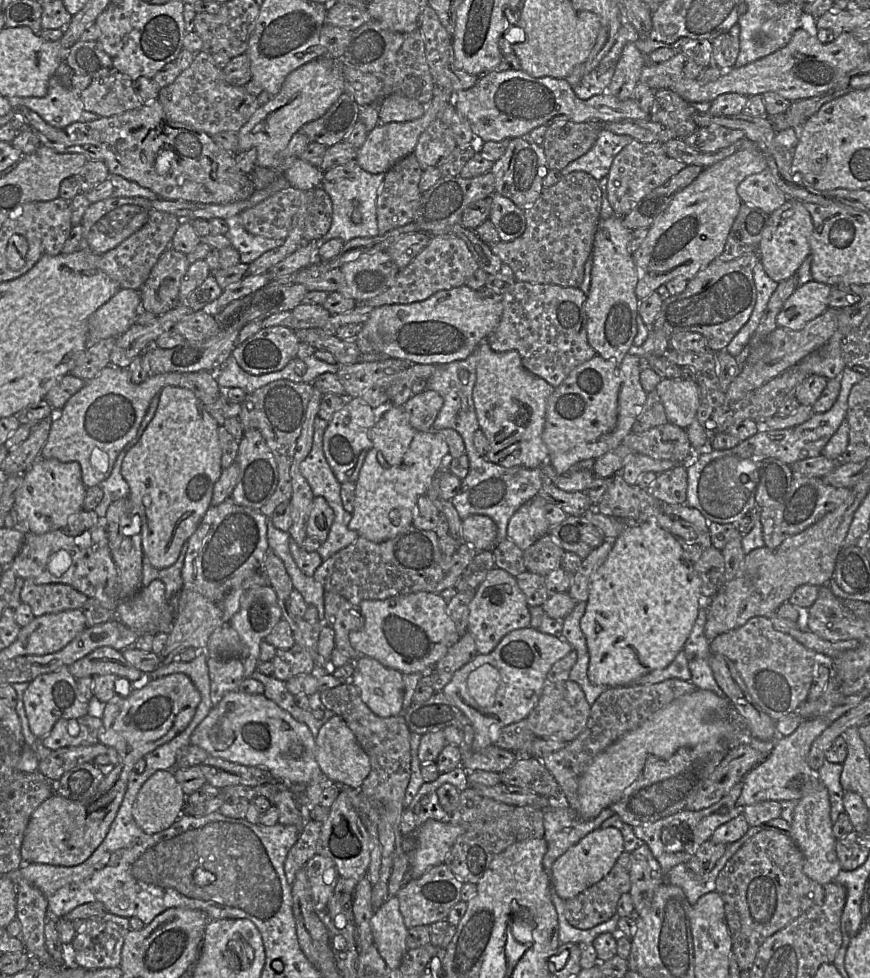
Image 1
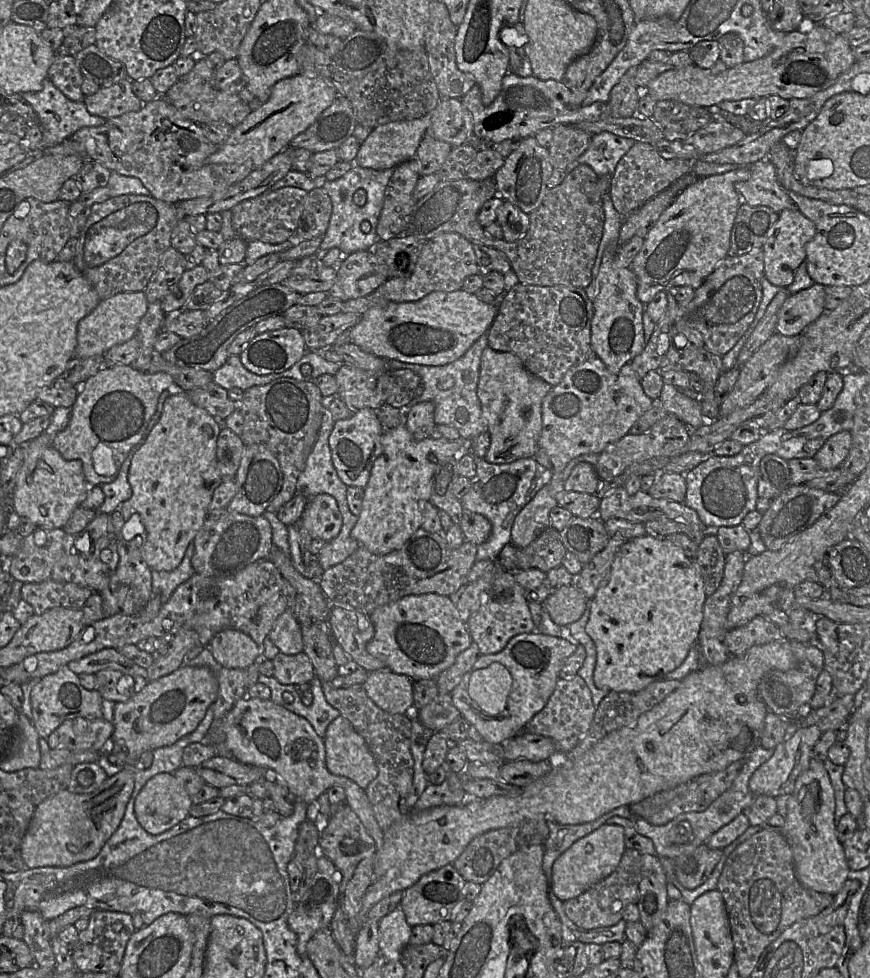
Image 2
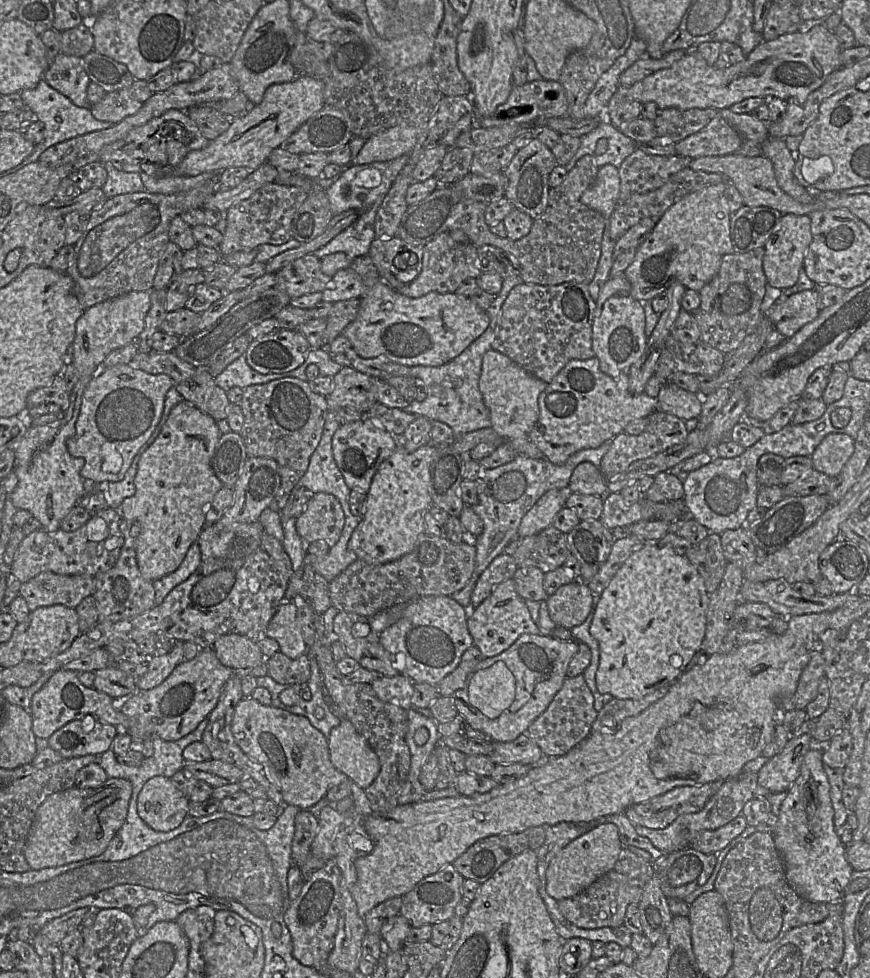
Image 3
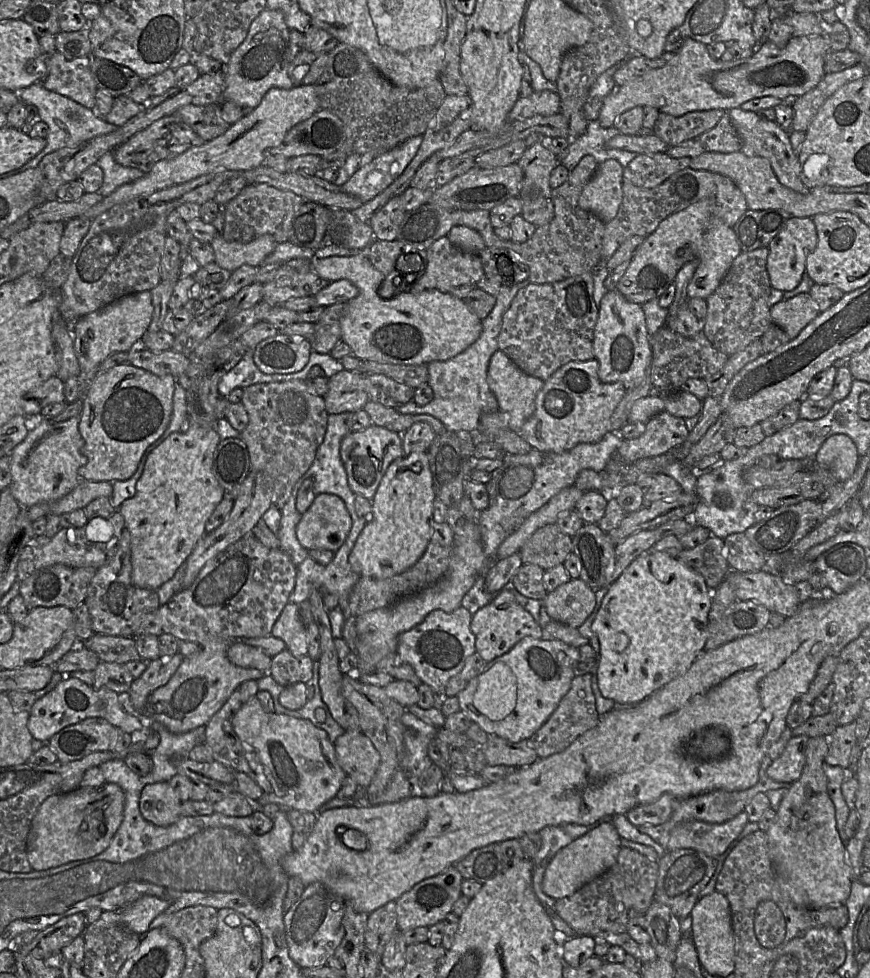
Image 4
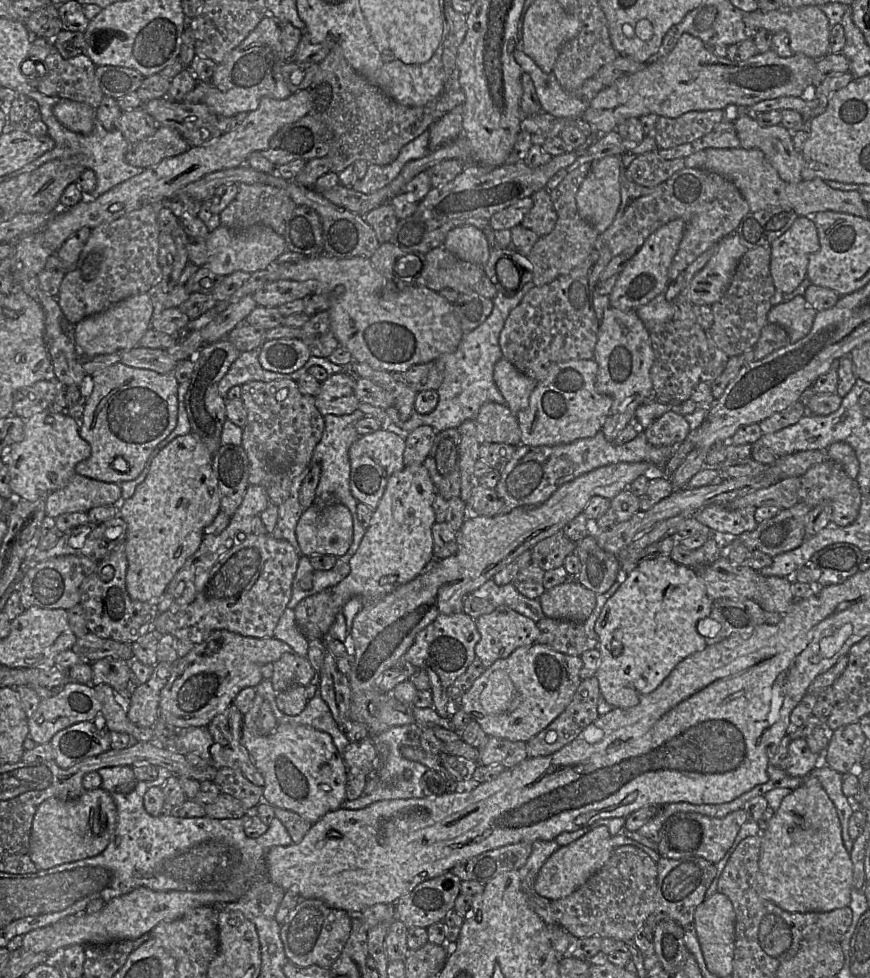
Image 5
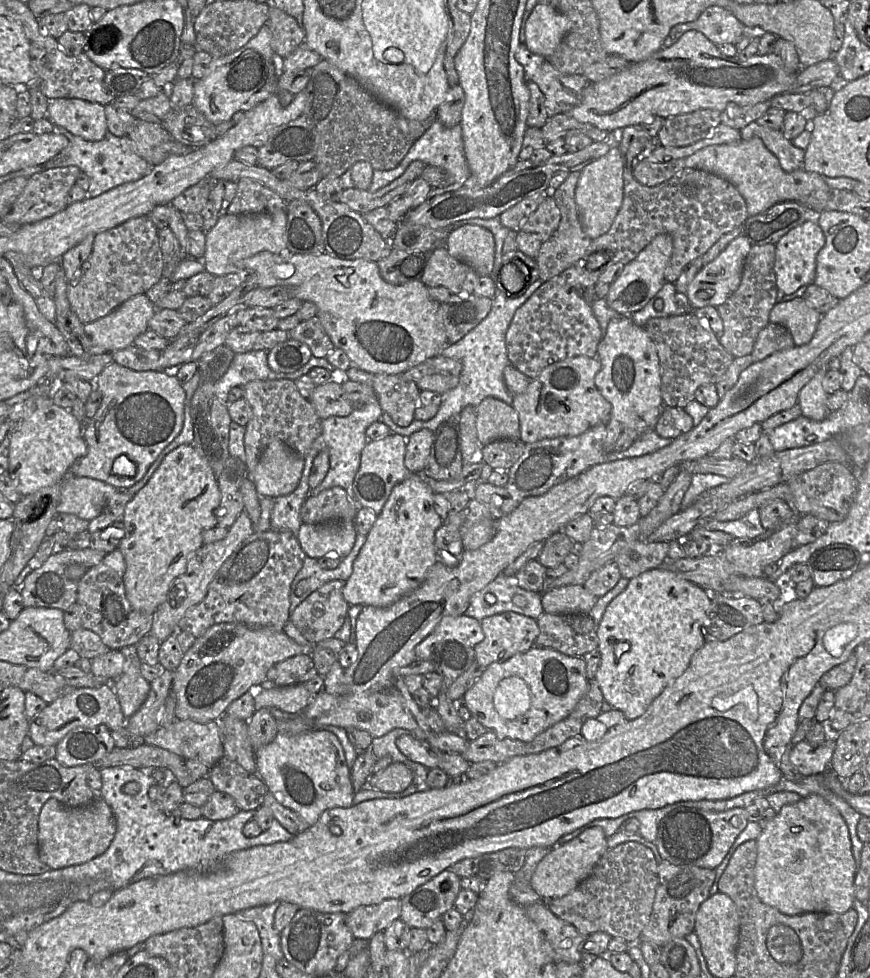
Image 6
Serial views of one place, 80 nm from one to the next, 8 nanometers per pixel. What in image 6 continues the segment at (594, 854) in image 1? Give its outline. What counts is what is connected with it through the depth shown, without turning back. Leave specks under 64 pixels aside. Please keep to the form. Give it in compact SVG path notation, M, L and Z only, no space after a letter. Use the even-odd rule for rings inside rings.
M600 827L588 828L571 841L557 844L549 850L538 863L531 878L531 886L544 901L561 898L573 891L591 874L607 850L607 837L603 829Z

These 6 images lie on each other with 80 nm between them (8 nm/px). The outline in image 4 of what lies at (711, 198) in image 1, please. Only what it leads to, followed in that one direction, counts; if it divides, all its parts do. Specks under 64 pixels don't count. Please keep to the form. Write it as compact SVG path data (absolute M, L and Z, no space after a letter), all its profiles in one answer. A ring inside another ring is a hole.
M699 201L661 221L638 248L616 289L627 300L642 305L661 296L684 264L697 260L698 267L688 284L687 294L689 298L706 300L741 252L734 229L726 224L711 224L706 202Z

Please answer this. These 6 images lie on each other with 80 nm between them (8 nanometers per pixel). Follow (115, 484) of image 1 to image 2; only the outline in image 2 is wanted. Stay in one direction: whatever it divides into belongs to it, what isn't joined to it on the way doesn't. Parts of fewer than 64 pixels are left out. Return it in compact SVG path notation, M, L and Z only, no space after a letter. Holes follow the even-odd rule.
M142 436L138 444L136 444L129 452L127 458L121 465L119 473L113 482L101 485L104 493L104 502L97 510L97 512L111 515L114 511L119 509L121 504L131 498L132 489L128 481L128 472L131 460L135 452L143 444L145 438Z

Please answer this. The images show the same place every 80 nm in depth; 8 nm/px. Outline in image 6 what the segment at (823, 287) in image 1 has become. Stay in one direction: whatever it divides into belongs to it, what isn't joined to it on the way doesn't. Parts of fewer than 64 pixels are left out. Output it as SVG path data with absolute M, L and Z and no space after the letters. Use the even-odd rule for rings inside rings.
M803 297L776 303L769 321L785 326L796 346L807 344L813 338L822 313L814 309Z

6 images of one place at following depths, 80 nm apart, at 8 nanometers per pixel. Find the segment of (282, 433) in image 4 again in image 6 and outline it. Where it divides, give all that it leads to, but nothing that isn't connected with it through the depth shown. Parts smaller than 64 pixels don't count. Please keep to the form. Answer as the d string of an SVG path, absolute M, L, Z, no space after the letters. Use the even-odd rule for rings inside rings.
M254 380L242 388L243 398L251 406L251 418L245 426L244 446L247 478L253 482L260 455L272 441L281 440L300 456L305 457L322 432L322 419L311 402L299 393L292 380Z

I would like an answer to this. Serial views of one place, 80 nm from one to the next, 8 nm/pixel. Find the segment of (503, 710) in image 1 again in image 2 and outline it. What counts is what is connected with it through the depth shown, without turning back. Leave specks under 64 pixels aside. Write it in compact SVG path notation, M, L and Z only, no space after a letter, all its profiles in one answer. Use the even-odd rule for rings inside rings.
M537 631L514 636L502 651L479 656L471 670L451 692L453 704L461 717L479 732L483 741L501 744L525 731L528 722L545 707L555 690L564 661L576 649L577 644L572 639L549 636Z

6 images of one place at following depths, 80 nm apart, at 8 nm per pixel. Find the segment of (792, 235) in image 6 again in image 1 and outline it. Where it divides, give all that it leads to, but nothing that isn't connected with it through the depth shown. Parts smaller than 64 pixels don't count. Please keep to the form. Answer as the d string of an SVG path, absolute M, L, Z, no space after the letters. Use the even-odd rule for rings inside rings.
M788 198L783 205L769 214L757 253L766 274L772 280L781 282L796 274L804 259L811 254L809 242L813 227L809 212L797 199Z

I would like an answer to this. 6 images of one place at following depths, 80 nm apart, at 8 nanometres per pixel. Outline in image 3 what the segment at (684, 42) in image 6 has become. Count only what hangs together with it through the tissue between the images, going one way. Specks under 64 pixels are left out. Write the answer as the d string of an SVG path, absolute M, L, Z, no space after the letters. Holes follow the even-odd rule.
M823 22L807 32L793 32L774 40L764 40L743 62L718 69L709 65L693 49L673 64L645 77L627 88L627 97L640 103L655 102L658 108L729 108L750 97L780 98L807 97L826 79L841 68L842 49L839 41Z

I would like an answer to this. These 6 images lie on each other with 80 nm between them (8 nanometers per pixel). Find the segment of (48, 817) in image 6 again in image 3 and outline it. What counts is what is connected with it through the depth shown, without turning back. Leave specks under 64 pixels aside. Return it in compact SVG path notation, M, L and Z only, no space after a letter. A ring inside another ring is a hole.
M108 778L97 788L73 787L48 796L37 809L26 840L24 855L30 868L58 867L102 854L125 822L131 794L131 782L123 778Z

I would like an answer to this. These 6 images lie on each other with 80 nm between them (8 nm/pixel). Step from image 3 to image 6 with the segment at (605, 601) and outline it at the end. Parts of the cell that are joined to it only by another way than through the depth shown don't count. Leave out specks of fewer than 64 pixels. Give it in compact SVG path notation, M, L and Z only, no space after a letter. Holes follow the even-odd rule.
M666 566L648 570L630 579L626 589L608 604L598 624L601 661L594 680L602 691L604 701L613 709L620 710L628 720L644 714L663 689L684 673L694 653L712 639L706 632L711 597L705 589Z

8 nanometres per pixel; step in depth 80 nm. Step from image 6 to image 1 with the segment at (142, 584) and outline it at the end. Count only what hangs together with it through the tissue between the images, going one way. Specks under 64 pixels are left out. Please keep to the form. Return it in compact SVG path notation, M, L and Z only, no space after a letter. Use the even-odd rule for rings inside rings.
M166 386L160 391L153 419L123 459L121 473L130 488L129 513L140 516L143 557L157 569L168 568L178 560L183 544L196 531L211 506L213 488L222 473L218 428L217 421L191 390Z

